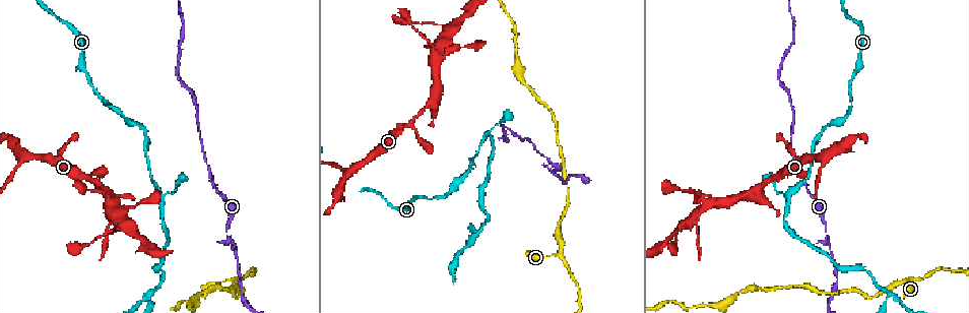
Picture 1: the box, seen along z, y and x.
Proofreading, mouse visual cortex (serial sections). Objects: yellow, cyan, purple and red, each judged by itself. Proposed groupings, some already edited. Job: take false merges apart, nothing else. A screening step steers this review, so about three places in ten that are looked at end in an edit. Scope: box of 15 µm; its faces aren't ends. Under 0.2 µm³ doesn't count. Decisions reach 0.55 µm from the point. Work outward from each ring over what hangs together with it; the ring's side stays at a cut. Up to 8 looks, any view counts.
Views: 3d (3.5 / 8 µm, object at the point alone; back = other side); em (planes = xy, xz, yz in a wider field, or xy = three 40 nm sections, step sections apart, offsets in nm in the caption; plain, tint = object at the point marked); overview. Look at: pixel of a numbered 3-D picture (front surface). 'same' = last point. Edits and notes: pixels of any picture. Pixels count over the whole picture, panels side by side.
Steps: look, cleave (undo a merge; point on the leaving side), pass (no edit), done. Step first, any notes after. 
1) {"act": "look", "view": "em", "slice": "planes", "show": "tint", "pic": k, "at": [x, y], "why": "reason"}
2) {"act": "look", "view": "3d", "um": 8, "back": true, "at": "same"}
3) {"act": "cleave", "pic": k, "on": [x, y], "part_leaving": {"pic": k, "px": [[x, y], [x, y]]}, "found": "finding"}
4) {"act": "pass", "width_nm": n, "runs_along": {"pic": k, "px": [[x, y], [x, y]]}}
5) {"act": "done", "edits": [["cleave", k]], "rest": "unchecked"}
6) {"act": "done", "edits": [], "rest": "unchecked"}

{"act": "look", "view": "3d", "um": 3.5, "pic": 1, "at": [889, 294]}

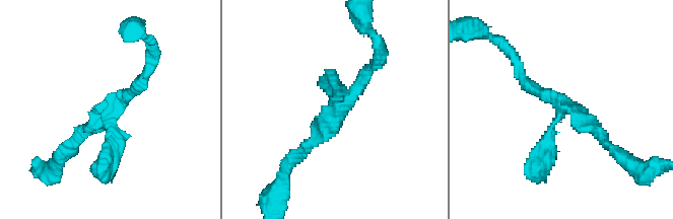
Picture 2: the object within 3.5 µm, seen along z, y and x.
{"act": "look", "view": "em", "slice": "planes", "show": "plain", "pic": 2, "at": [562, 105], "arms": 3, "arm_widths_nm": [200, 200, 250]}

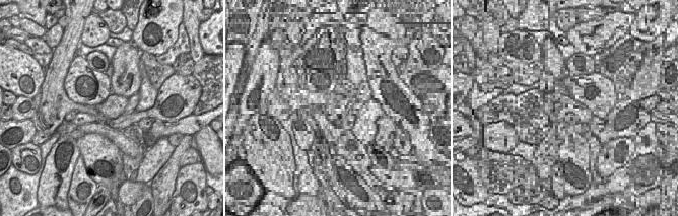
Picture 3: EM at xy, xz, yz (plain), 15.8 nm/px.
{"act": "look", "view": "em", "slice": "planes", "show": "tint", "at": "same", "why": "where the object lies"}

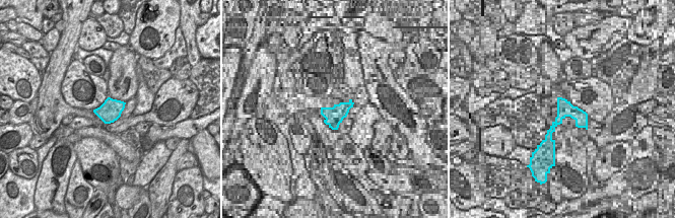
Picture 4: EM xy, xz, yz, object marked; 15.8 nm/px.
{"act": "pass", "found": "all the same cell"}

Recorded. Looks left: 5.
{"act": "look", "view": "3d", "um": 3.5, "pic": 1, "at": [561, 256], "why": "a fork"}

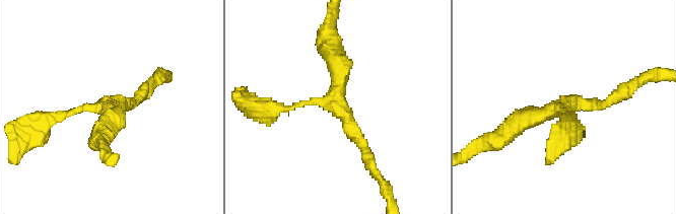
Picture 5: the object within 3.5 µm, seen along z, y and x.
{"act": "look", "view": "em", "slice": "xy", "step": 5, "show": "tint", "pic": 5, "at": [104, 109], "why": "shape alone is not enough"}

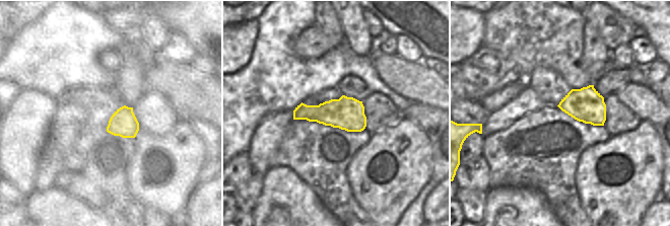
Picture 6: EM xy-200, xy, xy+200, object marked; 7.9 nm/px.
{"act": "pass", "runs_along": {"pic": 5, "px": [[268, 112], [336, 96], [330, 47]]}, "found": "one cell here"}

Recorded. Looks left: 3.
{"act": "look", "view": "3d", "um": 3.5, "pic": 1, "at": [552, 173], "why": "thin neck"}

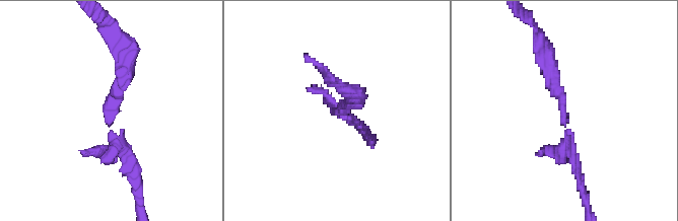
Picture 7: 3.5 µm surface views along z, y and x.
{"act": "look", "view": "em", "slice": "xy", "step": 2, "show": "tint", "pic": 7, "at": [565, 132], "why": "shape alone is not enough"}

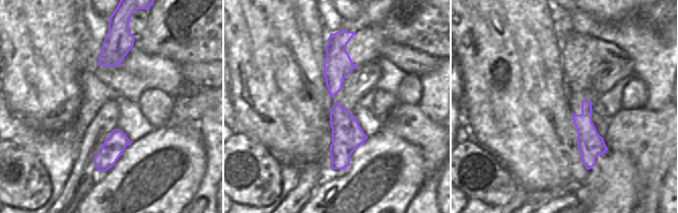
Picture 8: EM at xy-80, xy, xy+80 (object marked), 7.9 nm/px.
{"act": "look", "view": "em", "slice": "xy", "step": 1, "show": "tint", "at": "same"}

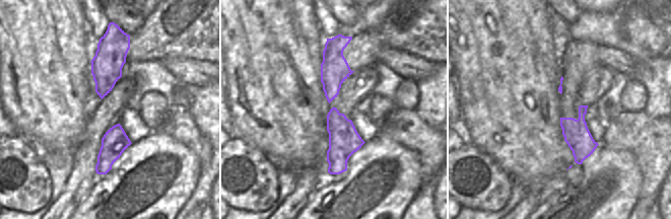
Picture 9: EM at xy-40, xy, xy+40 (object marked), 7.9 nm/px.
{"act": "pass", "runs_along": {"pic": 7, "px": [[549, 67], [581, 189]]}, "found": "continuous, no second cell"}

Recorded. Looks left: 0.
{"act": "done", "edits": [], "rest": "unchecked"}

